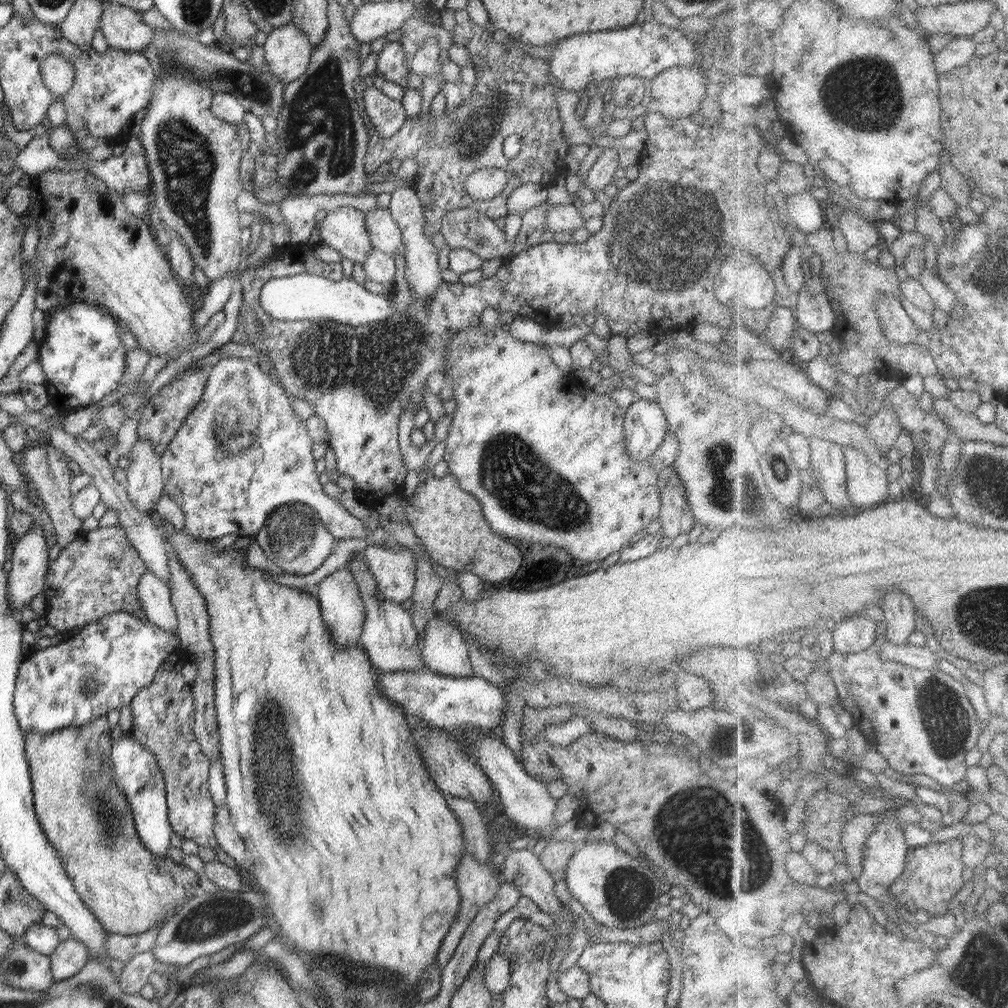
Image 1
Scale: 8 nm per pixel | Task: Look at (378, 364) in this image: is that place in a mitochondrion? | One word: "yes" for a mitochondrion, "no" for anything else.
yes

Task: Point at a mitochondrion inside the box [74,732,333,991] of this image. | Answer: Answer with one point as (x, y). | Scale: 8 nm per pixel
(213, 918)

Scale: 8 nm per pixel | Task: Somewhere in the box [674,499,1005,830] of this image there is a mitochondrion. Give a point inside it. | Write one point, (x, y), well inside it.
(941, 710)

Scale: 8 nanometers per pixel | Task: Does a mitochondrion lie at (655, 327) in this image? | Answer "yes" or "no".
no

